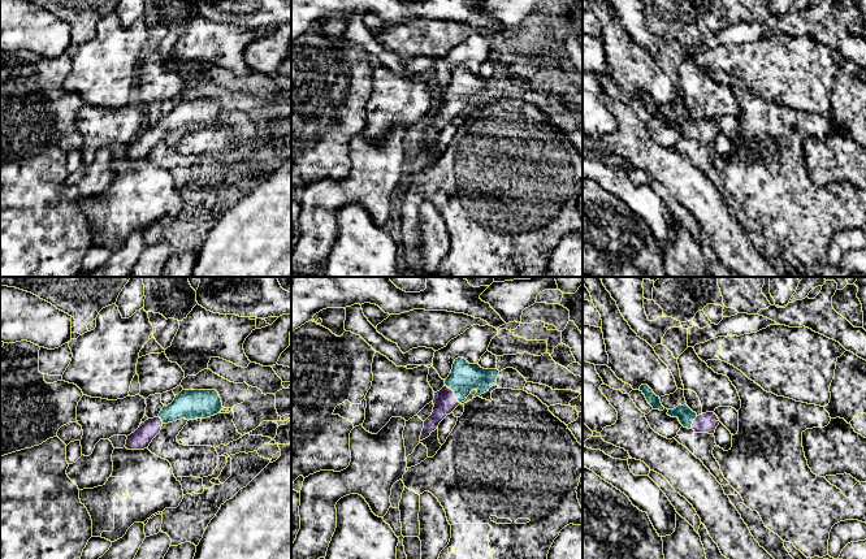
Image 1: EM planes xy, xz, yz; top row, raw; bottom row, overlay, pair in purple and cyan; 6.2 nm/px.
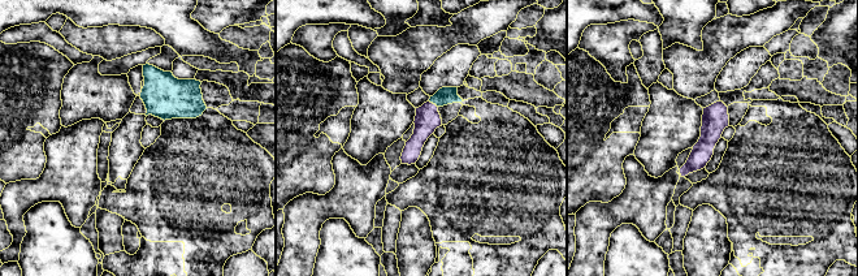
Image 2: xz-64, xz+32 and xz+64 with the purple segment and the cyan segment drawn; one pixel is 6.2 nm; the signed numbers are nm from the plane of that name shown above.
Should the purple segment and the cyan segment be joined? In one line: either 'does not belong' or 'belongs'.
belongs

